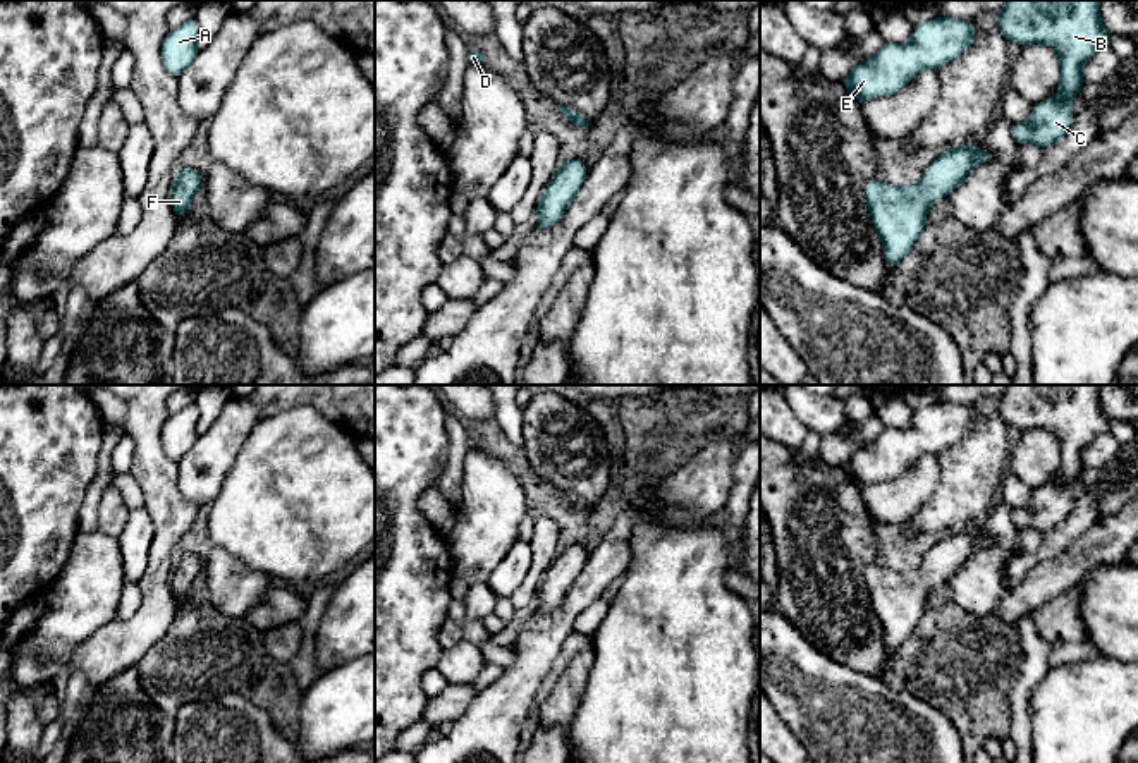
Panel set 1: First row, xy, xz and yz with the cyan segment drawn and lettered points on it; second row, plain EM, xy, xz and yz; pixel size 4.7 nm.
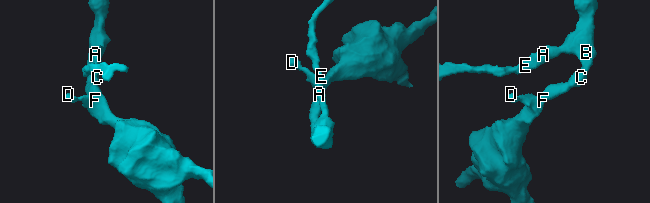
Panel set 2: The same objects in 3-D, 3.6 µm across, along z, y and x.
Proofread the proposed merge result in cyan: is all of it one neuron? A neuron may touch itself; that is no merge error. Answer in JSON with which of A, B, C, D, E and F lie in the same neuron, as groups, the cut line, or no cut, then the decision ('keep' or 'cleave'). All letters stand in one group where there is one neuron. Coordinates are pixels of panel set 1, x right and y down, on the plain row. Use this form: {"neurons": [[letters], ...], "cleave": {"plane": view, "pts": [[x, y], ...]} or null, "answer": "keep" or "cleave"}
{"neurons": [["A", "B", "C", "D", "E", "F"]], "cleave": null, "answer": "keep"}

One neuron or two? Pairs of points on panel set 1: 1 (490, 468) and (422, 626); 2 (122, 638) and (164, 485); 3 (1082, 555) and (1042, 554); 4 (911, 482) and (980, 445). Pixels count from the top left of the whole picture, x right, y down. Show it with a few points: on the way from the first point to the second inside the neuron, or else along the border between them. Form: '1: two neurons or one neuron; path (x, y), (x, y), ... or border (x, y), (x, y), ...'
1: two neurons; border (444, 535), (454, 573)
2: one neuron; path (157, 602), (164, 523)
3: two neurons; border (1090, 528), (1066, 550), (1035, 564), (1025, 576)
4: two neurons; border (937, 454), (939, 482), (922, 504)

